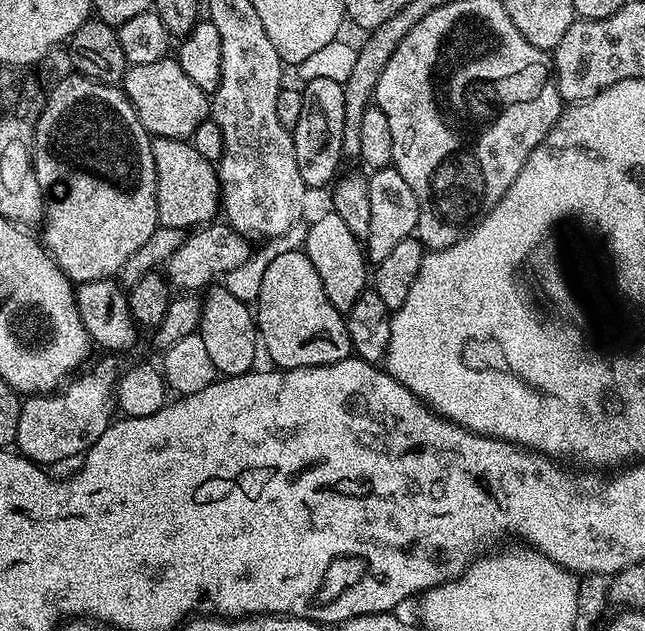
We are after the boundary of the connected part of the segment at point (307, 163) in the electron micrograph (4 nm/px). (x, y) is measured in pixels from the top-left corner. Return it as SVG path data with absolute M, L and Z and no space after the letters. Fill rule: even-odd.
M314 78L302 88L304 109L296 127L291 129L294 154L298 158L298 174L309 189L324 188L337 179L336 171L344 155L344 119L346 118L346 98L344 85L333 78Z

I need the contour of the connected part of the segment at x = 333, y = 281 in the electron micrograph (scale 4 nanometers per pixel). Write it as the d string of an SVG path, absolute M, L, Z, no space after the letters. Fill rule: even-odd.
M335 212L329 213L326 220L320 220L312 225L307 226L303 233L302 251L305 256L310 258L310 262L314 266L314 270L318 270L318 278L322 278L322 290L326 290L326 298L330 298L332 305L342 313L349 313L352 307L358 302L360 295L365 292L367 282L370 280L370 268L366 263L366 254L357 243L357 235L353 234L349 226Z

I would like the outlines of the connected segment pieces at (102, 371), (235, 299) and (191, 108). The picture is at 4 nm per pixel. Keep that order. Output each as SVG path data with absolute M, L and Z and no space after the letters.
M104 356L93 366L92 372L79 373L60 389L49 394L29 395L21 403L15 443L19 455L33 464L49 466L83 455L105 433L116 414L116 385L120 369L117 357Z
M223 286L209 287L206 295L200 309L198 335L206 344L206 351L215 371L224 378L253 371L257 367L256 351L259 353L262 348L253 309L249 305L247 308L235 291L228 291Z
M165 58L158 62L145 62L142 66L131 65L124 75L122 87L128 95L128 101L134 106L142 126L153 137L165 136L171 140L188 140L202 122L210 116L210 96L198 86L194 86L192 79L182 70L179 59Z

